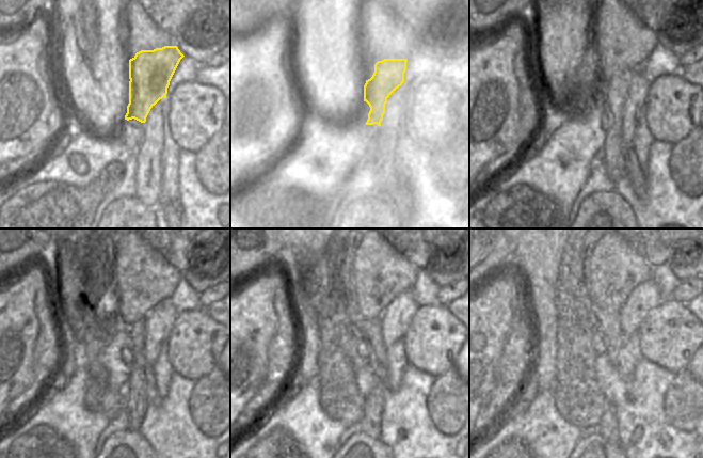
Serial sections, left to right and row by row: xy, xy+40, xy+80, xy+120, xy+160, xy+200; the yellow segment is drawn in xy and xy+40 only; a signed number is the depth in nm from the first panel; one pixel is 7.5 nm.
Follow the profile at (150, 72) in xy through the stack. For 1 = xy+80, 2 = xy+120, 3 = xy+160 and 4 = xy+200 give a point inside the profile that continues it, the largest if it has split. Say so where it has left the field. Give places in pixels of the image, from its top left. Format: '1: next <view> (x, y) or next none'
1: next xy+80 (616, 92)
2: next xy+120 (136, 407)
3: next xy+160 (370, 422)
4: next xy+200 (608, 425)

